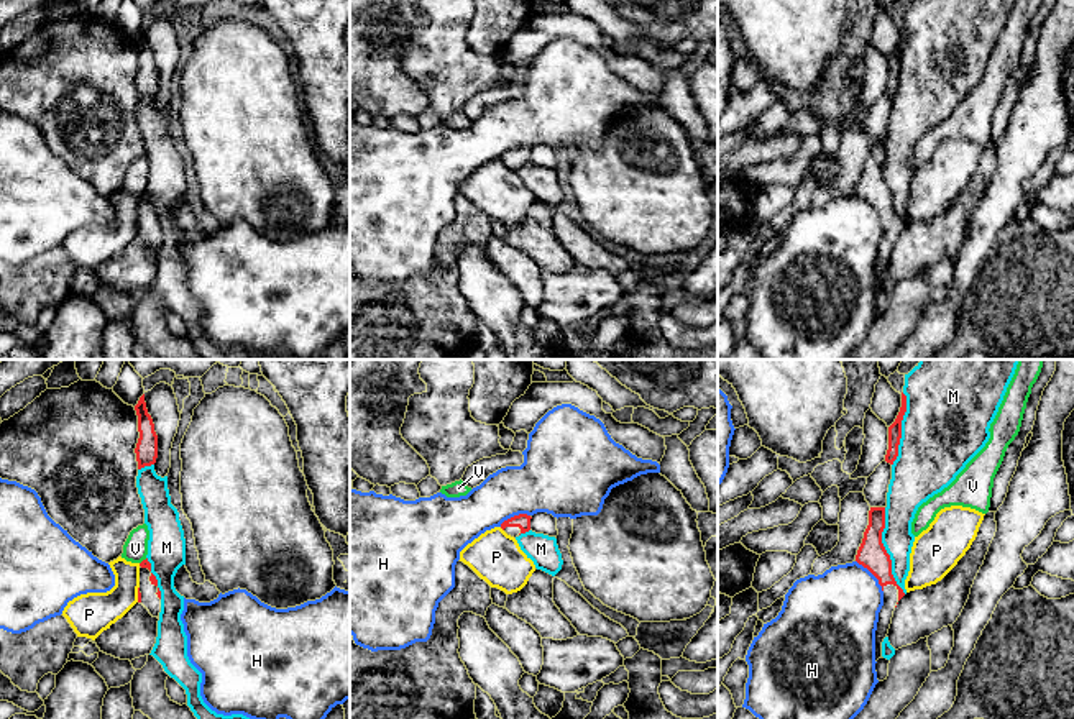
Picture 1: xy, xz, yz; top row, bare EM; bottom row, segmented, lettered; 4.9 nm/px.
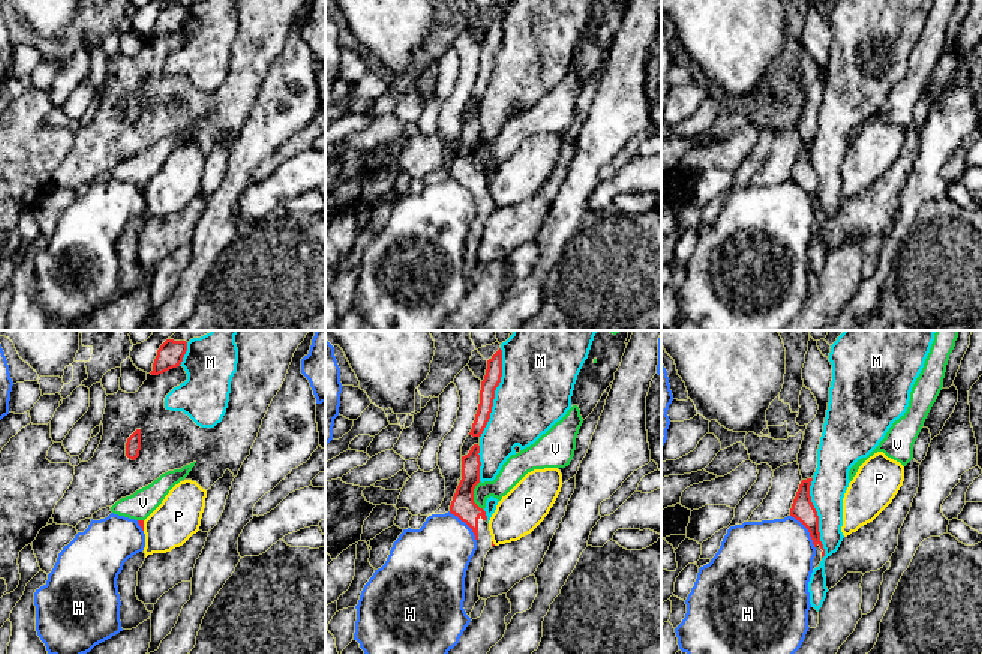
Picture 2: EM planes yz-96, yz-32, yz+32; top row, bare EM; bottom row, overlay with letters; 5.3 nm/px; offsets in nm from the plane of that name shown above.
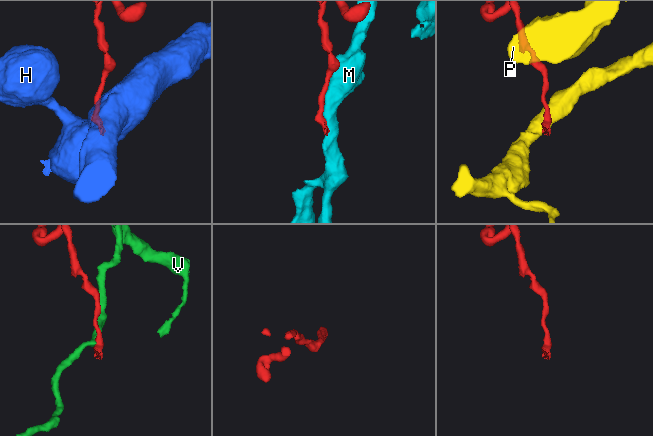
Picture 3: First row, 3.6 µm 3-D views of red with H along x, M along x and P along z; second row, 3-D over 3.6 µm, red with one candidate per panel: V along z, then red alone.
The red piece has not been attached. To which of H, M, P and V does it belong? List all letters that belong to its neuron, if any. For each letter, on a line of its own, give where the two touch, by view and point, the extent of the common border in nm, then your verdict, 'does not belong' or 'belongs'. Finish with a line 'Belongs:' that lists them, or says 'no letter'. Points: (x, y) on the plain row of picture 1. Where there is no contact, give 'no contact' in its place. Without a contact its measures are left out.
H: yz (872, 206) | 200 nm | does not belong
M: yz (885, 183) | 440 nm | does not belong
P: xy (138, 227) | 80 nm | does not belong
V: xy (143, 192) | 50 nm | does not belong
Belongs: no letter

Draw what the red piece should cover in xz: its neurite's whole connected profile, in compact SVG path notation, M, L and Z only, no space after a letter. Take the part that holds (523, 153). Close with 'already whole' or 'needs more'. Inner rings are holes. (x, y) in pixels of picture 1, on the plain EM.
M519 146L519 148L514 148L514 149L511 149L511 151L507 151L507 153L504 153L503 156L501 156L501 161L507 166L507 167L511 167L511 169L519 169L521 166L526 166L526 164L529 164L530 163L530 148L527 148L527 146Z; needs more

